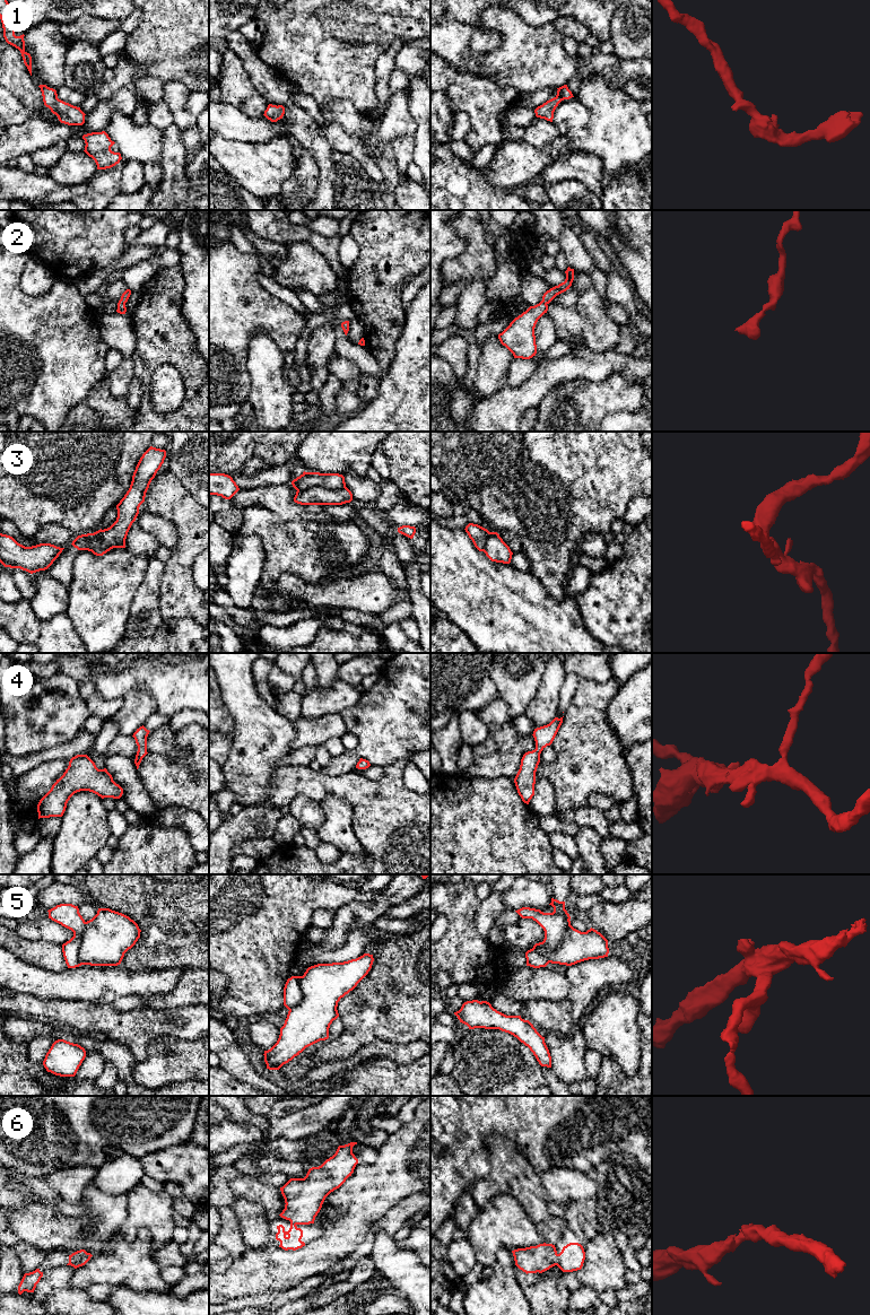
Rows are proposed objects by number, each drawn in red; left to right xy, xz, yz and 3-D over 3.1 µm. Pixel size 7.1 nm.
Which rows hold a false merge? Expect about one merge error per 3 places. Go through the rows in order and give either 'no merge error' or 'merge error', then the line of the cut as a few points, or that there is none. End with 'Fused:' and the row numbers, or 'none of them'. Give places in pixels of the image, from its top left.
1: no merge error; cut none
2: no merge error; cut none
3: merge error; cut xz (345, 486), (338, 489), (307, 487), (297, 490)
4: no merge error; cut none
5: merge error; cut xy (85, 922), (78, 950), (81, 964)
6: merge error; cut yz (558, 1254), (556, 1264)
Fused: 3, 5, 6

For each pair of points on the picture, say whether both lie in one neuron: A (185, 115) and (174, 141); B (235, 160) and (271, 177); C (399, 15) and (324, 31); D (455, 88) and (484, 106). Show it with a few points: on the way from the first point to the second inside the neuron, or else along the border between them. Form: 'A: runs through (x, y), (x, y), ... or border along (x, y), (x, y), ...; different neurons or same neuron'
A: border along (173, 122), (182, 129); different neurons
B: runs through (244, 162), (262, 168); same neuron
C: runs through (381, 15), (345, 15), (342, 17); same neuron
D: runs through (462, 90), (471, 94), (477, 99); same neuron

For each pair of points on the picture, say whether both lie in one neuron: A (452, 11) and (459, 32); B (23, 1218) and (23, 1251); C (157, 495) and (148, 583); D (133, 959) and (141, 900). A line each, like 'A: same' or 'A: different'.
A: different
B: different
C: different
D: same

